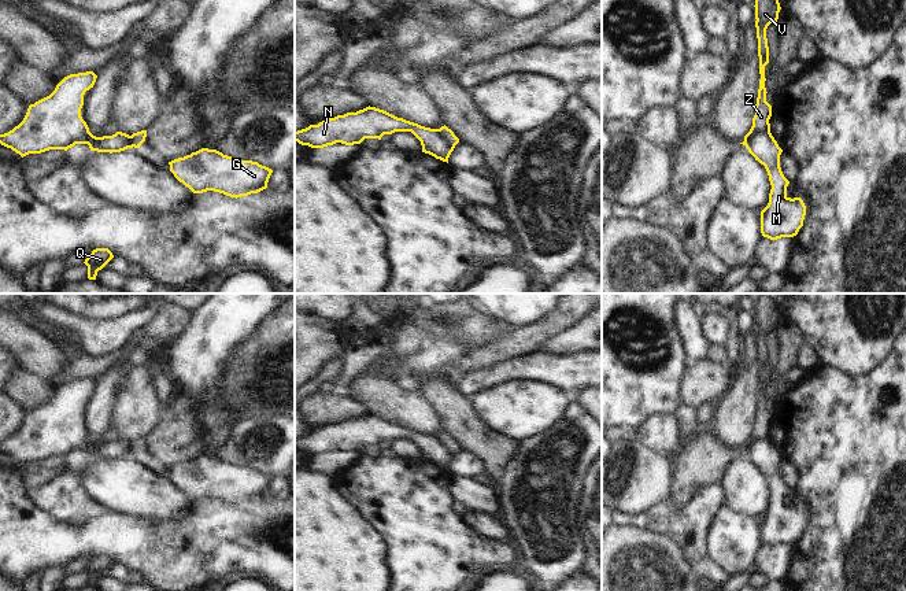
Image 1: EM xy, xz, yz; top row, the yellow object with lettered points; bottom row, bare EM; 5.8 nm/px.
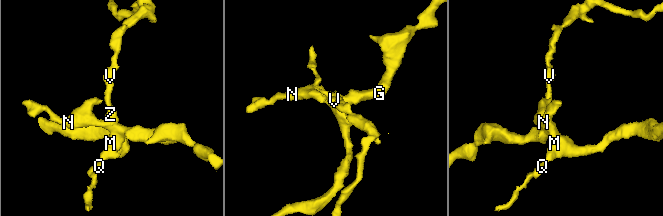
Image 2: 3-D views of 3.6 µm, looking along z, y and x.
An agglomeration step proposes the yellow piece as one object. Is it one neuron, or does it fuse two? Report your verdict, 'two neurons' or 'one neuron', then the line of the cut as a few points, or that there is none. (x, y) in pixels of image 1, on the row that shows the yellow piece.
two neurons; cut yz (769, 129), (753, 132), (743, 144)

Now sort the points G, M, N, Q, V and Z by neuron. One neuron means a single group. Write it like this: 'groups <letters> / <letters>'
groups G M N Q / V Z

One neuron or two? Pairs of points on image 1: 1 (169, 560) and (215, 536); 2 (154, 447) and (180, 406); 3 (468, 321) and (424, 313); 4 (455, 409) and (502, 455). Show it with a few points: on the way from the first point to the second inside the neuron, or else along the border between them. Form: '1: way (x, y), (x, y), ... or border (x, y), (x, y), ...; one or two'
1: way (180, 554), (204, 545); one
2: way (163, 438), (180, 421), (180, 416); one
3: way (457, 318), (435, 317); one
4: way (466, 420), (491, 444); one

